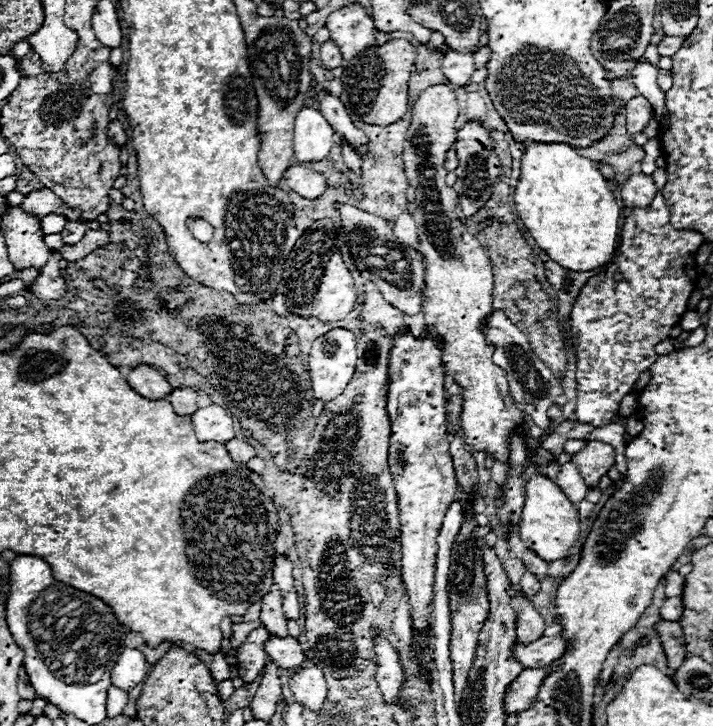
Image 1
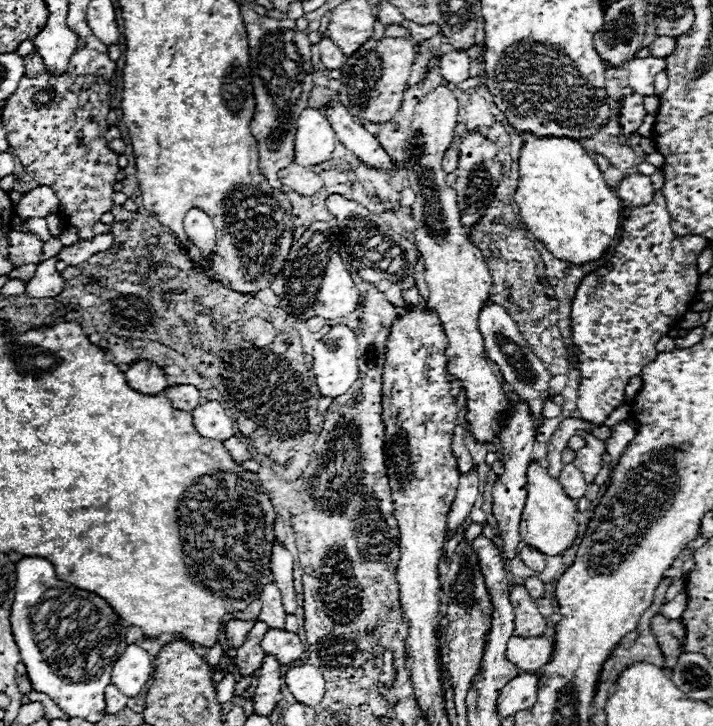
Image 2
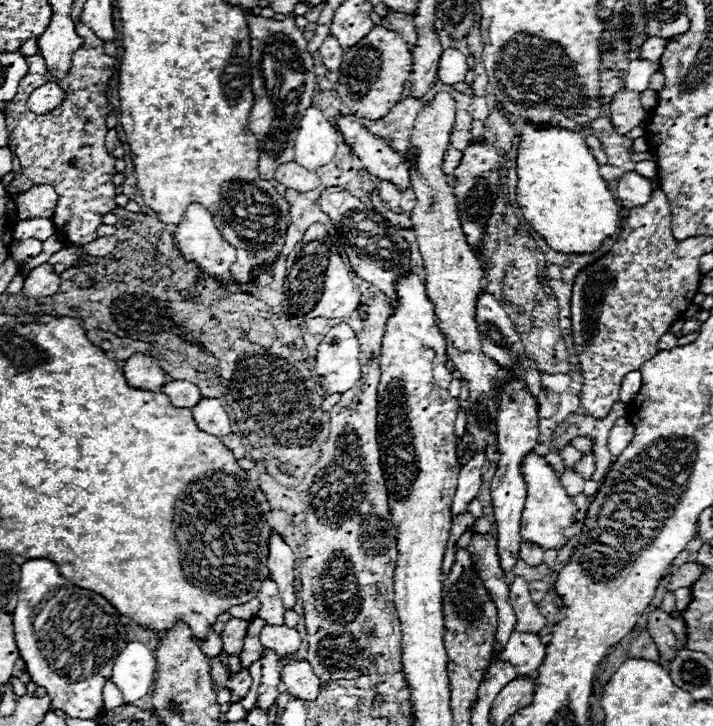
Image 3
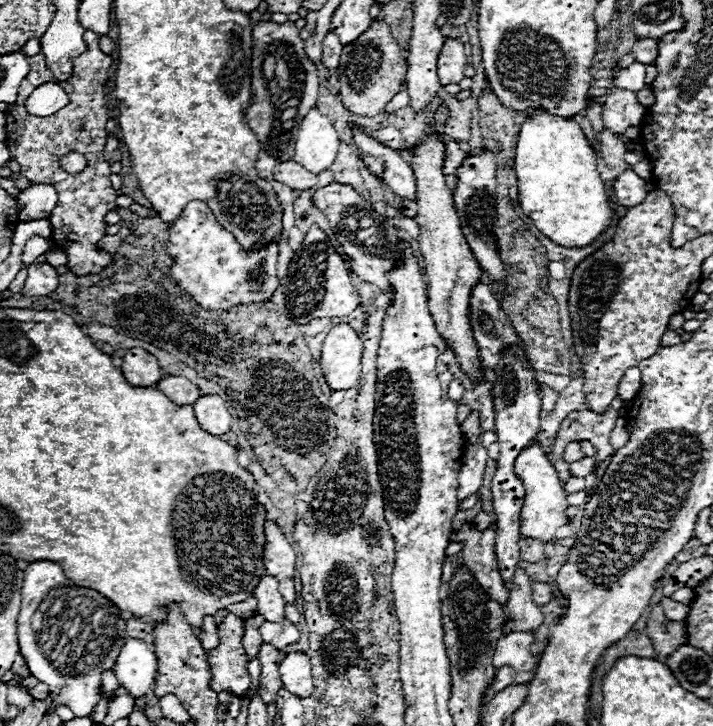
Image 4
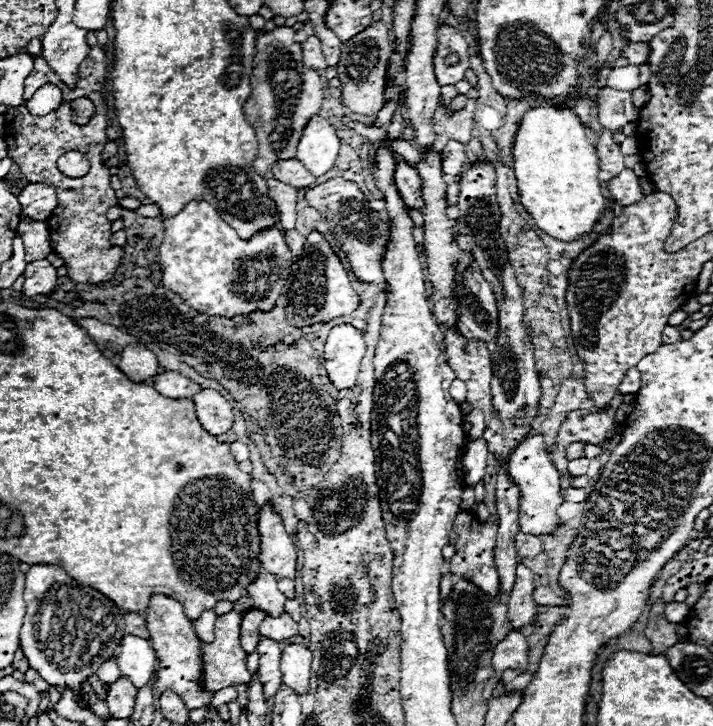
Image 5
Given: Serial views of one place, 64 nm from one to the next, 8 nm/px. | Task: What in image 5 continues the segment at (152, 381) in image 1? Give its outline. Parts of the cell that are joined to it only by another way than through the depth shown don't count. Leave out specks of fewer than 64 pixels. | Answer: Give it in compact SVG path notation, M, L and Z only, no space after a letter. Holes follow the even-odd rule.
M128 344L120 352L118 366L134 382L148 382L162 370L156 356L146 346L136 346L136 344Z

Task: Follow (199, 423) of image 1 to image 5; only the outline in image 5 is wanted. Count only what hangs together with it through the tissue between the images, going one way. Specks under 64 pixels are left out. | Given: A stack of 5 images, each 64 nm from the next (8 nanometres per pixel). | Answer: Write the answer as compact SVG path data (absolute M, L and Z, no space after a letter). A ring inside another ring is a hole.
M204 388L196 396L192 396L192 400L196 404L196 416L206 432L212 432L212 436L220 436L232 428L234 410L220 392Z

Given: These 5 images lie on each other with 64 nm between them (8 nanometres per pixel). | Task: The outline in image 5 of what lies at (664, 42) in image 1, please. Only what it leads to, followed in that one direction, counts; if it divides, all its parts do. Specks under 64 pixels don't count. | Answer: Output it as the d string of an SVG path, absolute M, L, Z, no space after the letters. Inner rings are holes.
M628 44L622 50L622 56L630 60L630 64L644 64L648 58L648 44Z

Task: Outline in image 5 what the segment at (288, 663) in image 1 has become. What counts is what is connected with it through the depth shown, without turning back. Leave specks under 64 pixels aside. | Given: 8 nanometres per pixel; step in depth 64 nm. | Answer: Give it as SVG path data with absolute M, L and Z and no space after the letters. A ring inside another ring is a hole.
M282 614L278 618L272 618L272 616L266 616L264 622L260 624L260 634L264 638L272 638L272 640L286 640L290 636L296 636L298 634L298 622L292 620L290 614Z

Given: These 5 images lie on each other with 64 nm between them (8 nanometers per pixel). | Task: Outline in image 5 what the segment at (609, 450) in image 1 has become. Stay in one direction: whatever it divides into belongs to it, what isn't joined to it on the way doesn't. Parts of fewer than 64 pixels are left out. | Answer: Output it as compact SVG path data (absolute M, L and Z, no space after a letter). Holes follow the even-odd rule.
M576 458L576 460L570 460L570 462L568 462L570 474L572 474L572 476L582 476L582 474L586 474L588 462L590 462L588 458Z

